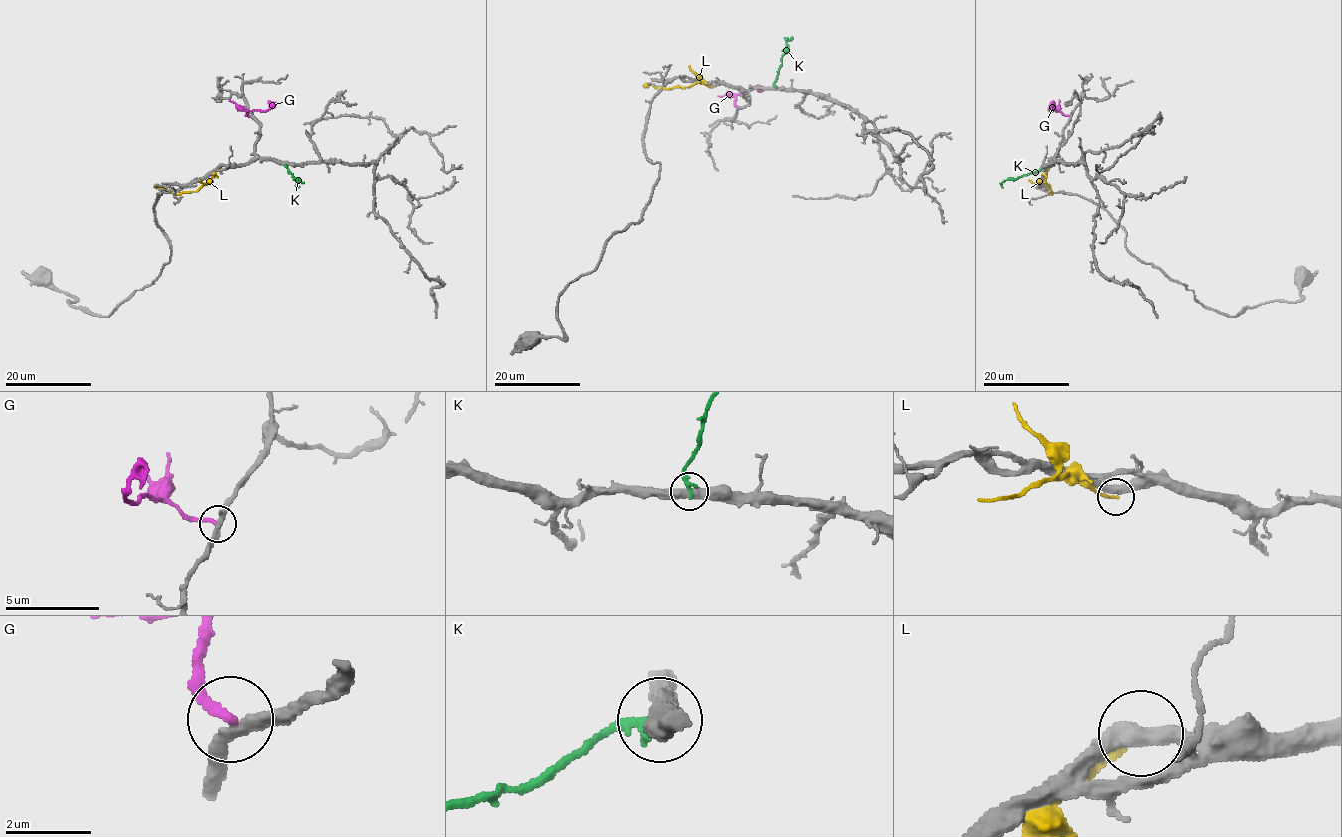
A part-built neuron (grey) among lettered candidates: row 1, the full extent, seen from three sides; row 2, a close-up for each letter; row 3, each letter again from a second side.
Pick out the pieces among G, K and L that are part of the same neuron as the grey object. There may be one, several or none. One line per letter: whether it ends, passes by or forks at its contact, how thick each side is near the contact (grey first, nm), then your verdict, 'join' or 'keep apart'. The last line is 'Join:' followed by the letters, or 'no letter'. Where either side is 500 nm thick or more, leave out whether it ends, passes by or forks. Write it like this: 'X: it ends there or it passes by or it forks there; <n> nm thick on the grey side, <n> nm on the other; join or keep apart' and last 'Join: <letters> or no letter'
G: it ends there; 300 nm thick on the grey side, 240 nm on the other; keep apart
K: it ends there; 480 nm thick on the grey side, 280 nm on the other; keep apart
L: it ends there; 400 nm thick on the grey side, 220 nm on the other; keep apart
Join: no letter

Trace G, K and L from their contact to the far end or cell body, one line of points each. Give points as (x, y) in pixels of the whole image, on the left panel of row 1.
G: (249, 116), (246, 115), (248, 110), (268, 109), (269, 101)
K: (286, 164), (297, 178), (296, 187)
L: (223, 164), (195, 191), (175, 195), (154, 185)

